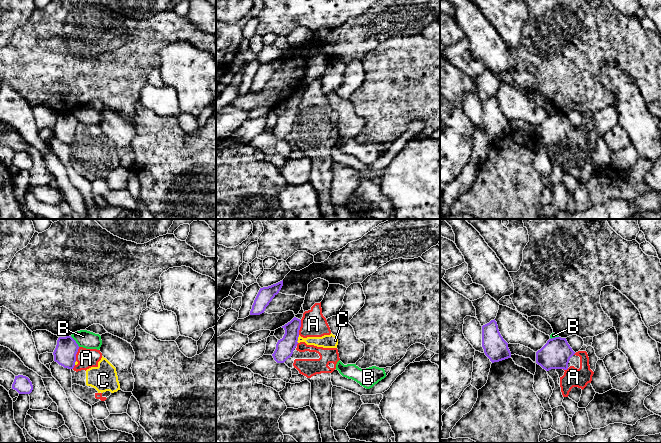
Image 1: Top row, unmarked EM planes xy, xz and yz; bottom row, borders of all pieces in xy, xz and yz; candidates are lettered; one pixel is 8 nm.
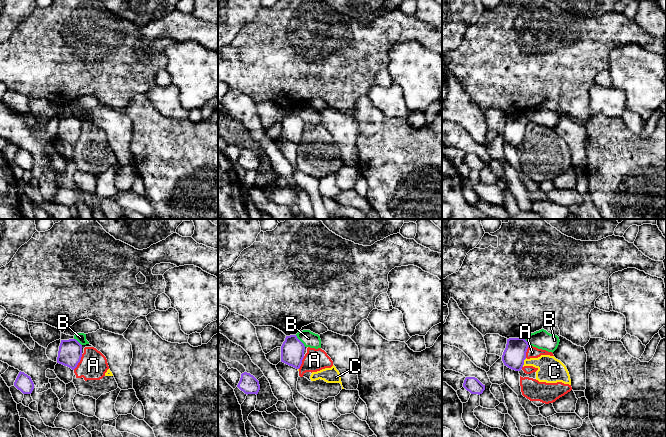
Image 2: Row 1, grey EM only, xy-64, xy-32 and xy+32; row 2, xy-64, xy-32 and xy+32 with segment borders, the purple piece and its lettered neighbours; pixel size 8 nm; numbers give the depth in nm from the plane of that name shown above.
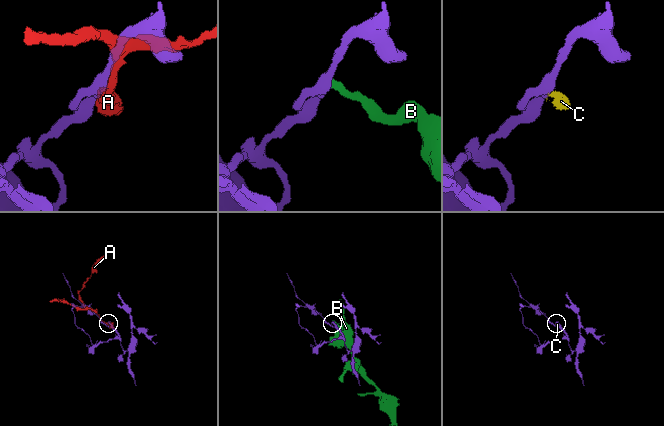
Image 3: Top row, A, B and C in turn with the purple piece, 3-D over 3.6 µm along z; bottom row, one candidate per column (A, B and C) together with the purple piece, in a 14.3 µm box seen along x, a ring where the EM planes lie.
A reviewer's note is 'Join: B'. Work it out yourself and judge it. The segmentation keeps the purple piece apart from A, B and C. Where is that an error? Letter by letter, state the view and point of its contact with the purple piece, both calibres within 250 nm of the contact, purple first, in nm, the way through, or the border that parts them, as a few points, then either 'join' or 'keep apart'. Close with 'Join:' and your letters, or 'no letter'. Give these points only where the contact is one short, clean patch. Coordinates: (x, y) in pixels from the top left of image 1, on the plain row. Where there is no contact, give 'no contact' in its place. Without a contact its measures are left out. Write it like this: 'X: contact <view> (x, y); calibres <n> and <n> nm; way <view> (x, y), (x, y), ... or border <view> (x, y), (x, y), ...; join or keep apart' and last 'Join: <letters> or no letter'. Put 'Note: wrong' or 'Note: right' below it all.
A: contact xz (300, 102); calibres 140 and 200 nm; keep apart
B: contact xy (75, 117); calibres 180 and 140 nm; border xy (70, 112), (79, 122); keep apart
C: contact xz (297, 115); calibres 140 and 110 nm; border xz (299, 111), (297, 118); keep apart
Join: no letter
Note: wrong

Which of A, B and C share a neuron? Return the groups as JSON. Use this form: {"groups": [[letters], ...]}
{"groups": [["A", "C"], ["B"]]}

